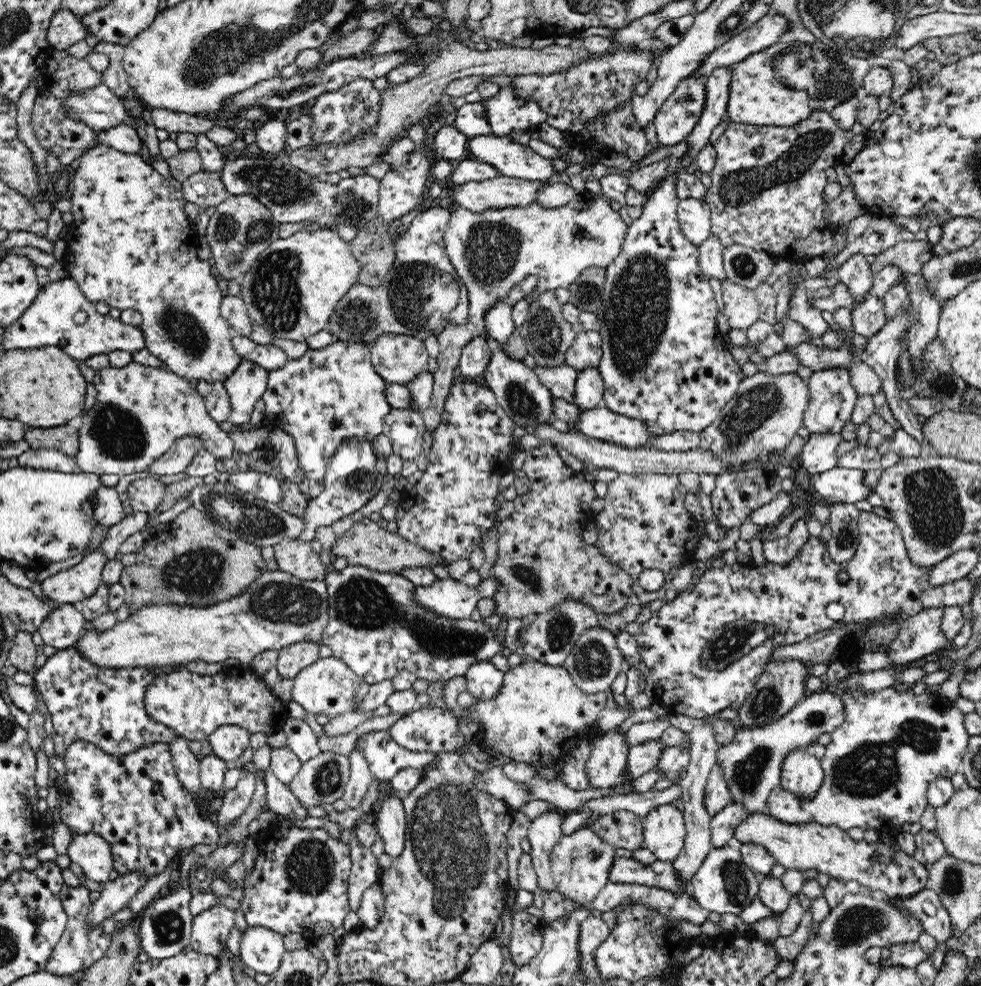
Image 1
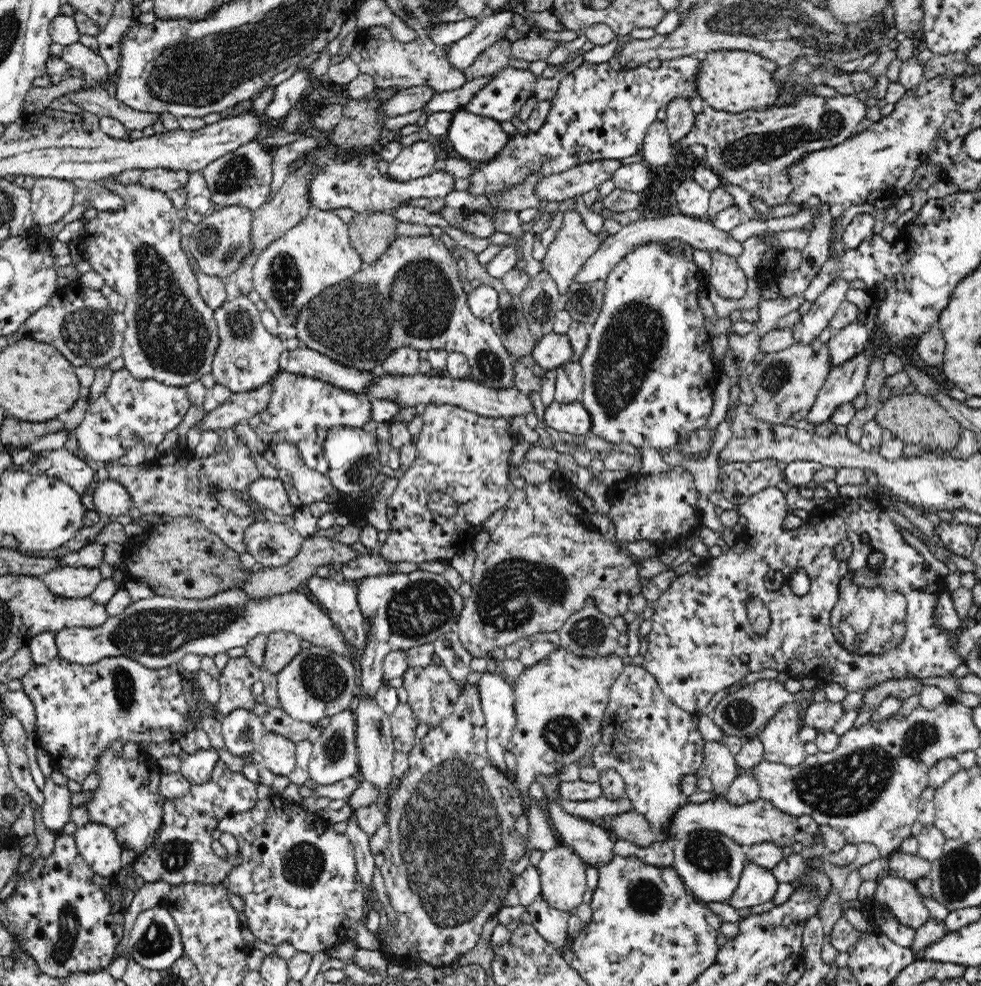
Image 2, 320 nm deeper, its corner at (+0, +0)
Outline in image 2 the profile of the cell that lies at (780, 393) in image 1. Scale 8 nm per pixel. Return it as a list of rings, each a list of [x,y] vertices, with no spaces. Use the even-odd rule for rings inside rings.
[[[817,338],[812,342],[795,341],[784,350],[765,354],[757,365],[751,367],[749,374],[750,386],[756,397],[756,402],[749,406],[751,414],[764,422],[784,425],[793,412],[811,408],[831,368],[828,345]]]

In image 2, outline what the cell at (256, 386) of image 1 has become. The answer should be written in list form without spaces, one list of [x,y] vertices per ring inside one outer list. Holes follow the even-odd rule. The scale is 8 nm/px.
[[[246,295],[228,297],[213,311],[218,327],[218,346],[211,373],[216,383],[227,386],[233,393],[256,390],[281,370],[279,358],[286,349],[285,342],[280,339],[280,333],[272,334],[262,325],[260,313]]]

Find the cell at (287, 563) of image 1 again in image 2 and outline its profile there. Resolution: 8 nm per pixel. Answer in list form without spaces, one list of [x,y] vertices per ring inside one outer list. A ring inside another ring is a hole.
[[[254,521],[244,530],[244,546],[265,567],[286,564],[302,546],[304,537],[290,522]]]

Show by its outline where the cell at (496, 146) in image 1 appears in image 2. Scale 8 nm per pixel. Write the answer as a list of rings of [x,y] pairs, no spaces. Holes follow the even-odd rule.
[[[465,108],[451,113],[446,136],[459,155],[474,163],[494,159],[508,142],[508,135],[499,121],[472,114]]]

